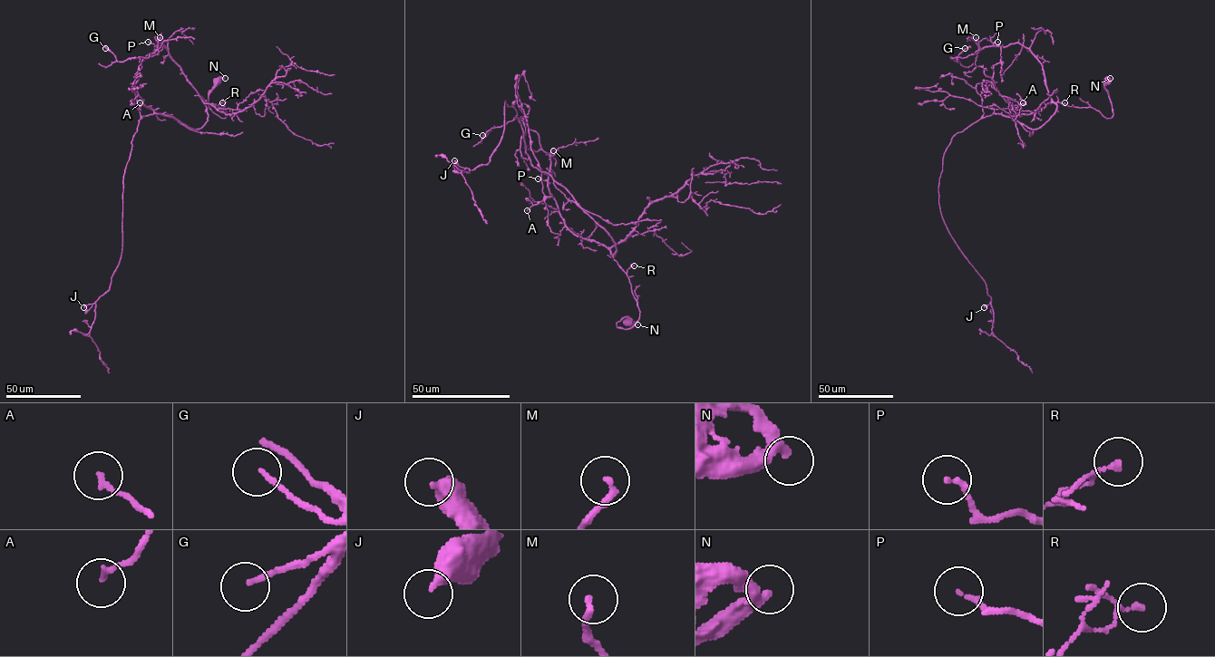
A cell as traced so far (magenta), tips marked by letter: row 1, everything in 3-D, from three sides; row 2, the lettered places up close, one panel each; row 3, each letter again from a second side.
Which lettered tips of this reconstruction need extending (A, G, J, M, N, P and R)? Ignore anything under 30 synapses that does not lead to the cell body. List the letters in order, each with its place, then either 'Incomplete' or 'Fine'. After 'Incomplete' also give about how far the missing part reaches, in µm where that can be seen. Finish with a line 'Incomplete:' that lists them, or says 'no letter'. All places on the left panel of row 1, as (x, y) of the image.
A: Place: (140, 102). Fine
G: Place: (105, 48). Fine
J: Place: (83, 307). Fine
M: Place: (160, 37). Fine
N: Place: (225, 78). Fine
P: Place: (148, 42). Fine
R: Place: (222, 102). Fine
Incomplete: no letter

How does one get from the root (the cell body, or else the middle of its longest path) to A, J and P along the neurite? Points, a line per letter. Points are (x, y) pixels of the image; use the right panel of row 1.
A: (1107, 80), (1110, 118), (1091, 107), (1057, 102), (1048, 120), (1030, 129), (994, 113), (1023, 102)
J: (1107, 80), (1110, 118), (1057, 102), (1036, 129), (994, 113), (952, 138), (939, 210), (985, 282), (984, 307)
P: (1107, 80), (1110, 118), (1091, 107), (1054, 101), (1043, 67), (1033, 53), (1017, 43), (1001, 46), (997, 42)

